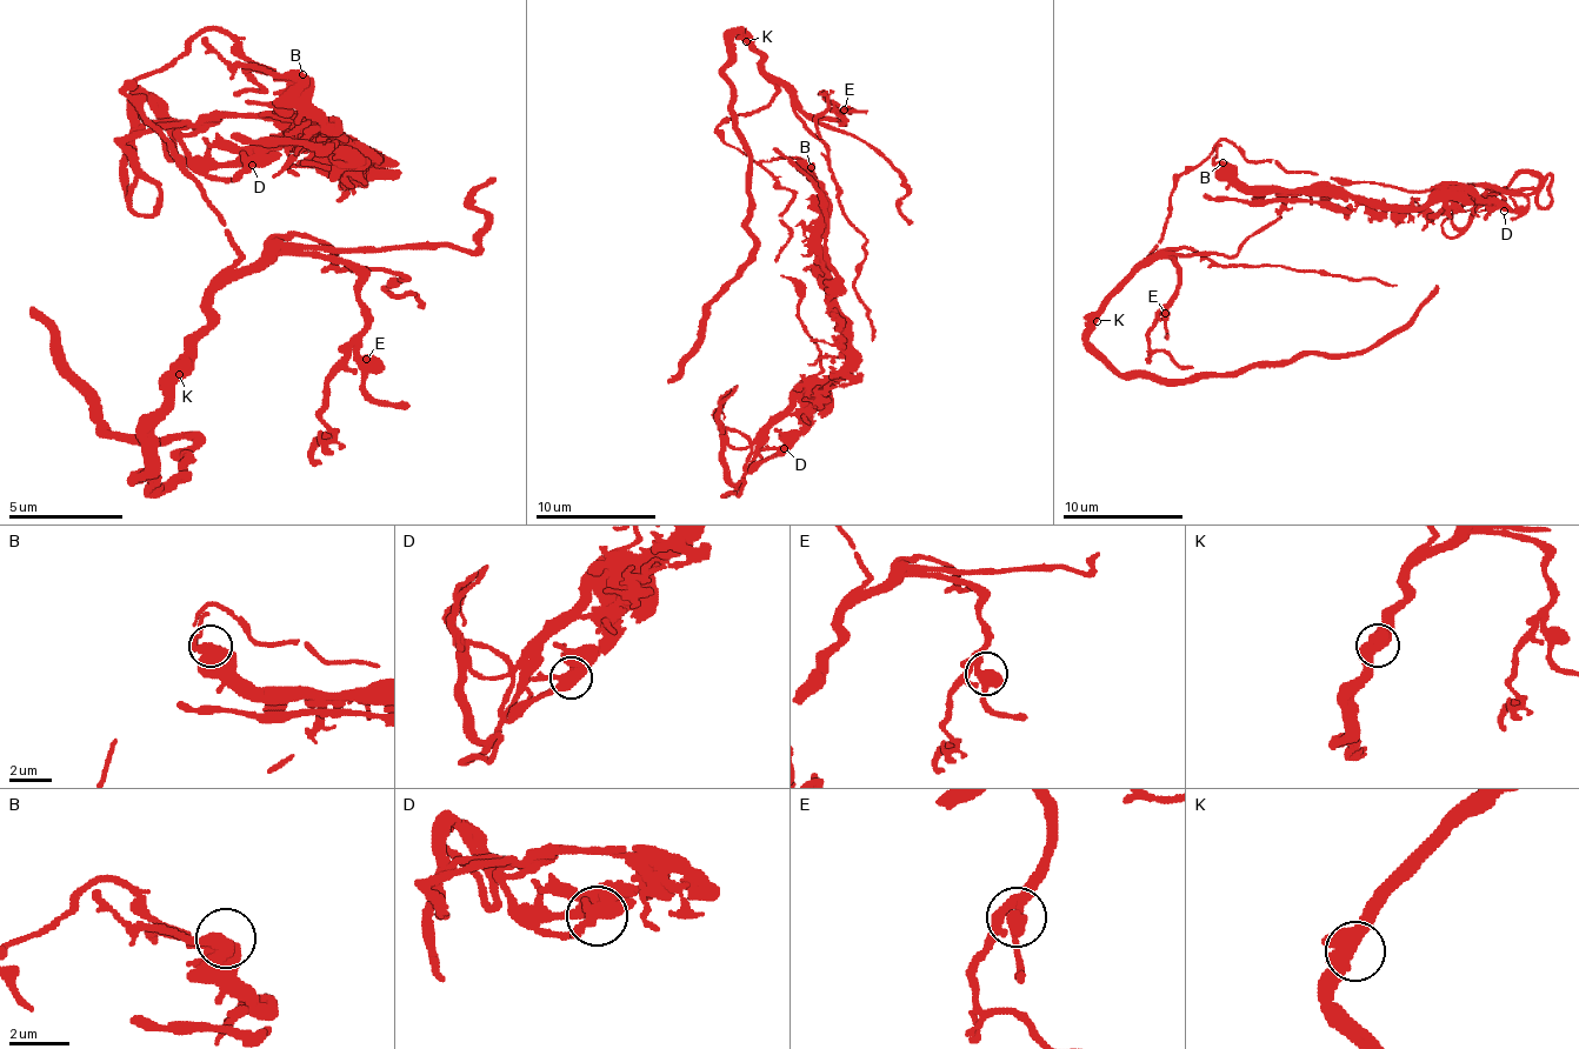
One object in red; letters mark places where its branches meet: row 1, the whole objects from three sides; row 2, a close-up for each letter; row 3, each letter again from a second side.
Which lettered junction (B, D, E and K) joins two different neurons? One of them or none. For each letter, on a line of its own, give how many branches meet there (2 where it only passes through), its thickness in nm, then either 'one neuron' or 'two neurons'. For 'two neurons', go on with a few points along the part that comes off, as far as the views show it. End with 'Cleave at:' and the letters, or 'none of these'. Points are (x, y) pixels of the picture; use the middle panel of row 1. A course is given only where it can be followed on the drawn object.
B: 3 branches meet; 440 nm thick; one neuron
D: 3 branches meet; 440 nm thick; one neuron
E: 3 branches meet; 360 nm thick; one neuron
K: 3 branches meet; 480 nm thick; one neuron
Cleave at: none of these

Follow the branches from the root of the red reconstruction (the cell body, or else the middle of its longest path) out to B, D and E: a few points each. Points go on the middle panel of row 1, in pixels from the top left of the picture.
B: (743, 115), (733, 115), (718, 127), (731, 146), (754, 161), (803, 158), (811, 167)
D: (743, 115), (718, 127), (731, 146), (797, 158), (817, 185), (820, 287), (844, 349), (838, 382), (784, 448)
E: (743, 115), (760, 109), (784, 86), (805, 113), (832, 115), (841, 121), (844, 109)

